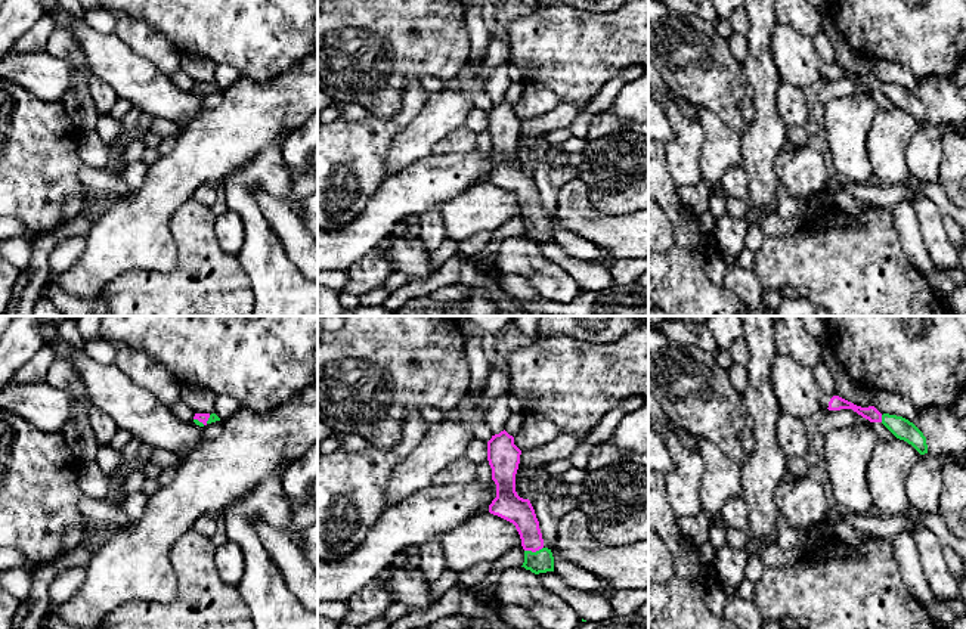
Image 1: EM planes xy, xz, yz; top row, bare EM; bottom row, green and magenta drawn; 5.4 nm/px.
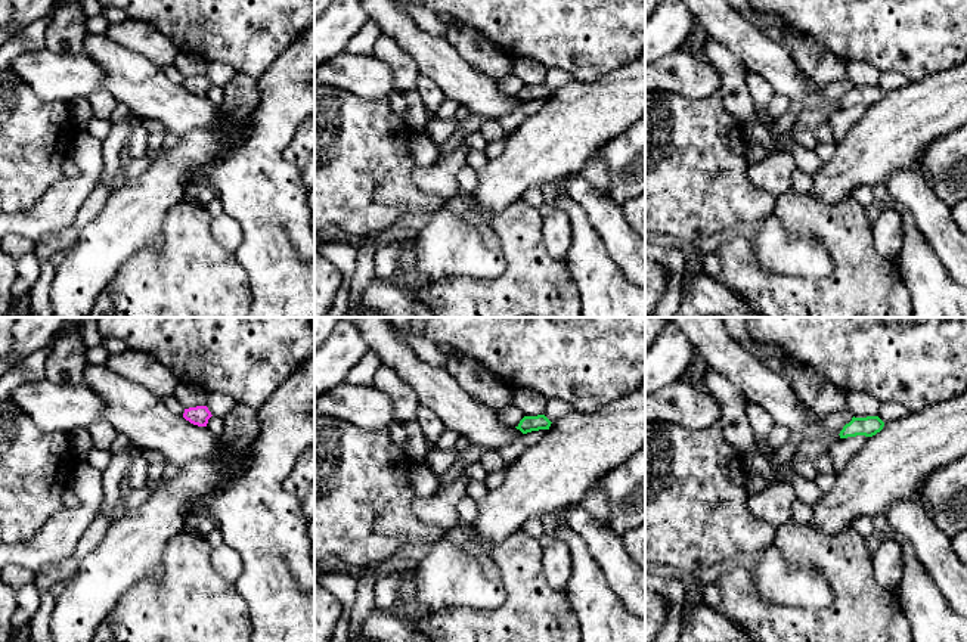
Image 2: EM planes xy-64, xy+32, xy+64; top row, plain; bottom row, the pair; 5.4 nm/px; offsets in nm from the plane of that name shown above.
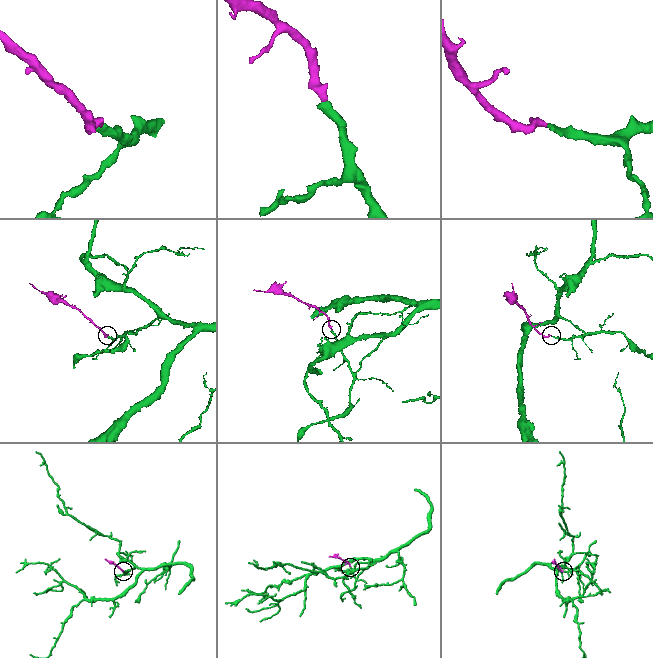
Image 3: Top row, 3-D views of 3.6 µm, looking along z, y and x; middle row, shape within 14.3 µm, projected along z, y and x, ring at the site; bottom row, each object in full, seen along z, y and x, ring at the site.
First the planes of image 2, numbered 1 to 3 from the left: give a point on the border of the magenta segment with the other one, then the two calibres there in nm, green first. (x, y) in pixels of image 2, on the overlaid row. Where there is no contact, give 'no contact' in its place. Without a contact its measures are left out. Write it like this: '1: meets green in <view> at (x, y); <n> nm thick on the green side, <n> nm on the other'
1: no contact
2: no contact
3: no contact

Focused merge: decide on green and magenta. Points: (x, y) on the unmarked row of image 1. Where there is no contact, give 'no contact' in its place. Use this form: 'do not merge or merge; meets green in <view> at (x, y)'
merge; meets green in xz at (533, 222)

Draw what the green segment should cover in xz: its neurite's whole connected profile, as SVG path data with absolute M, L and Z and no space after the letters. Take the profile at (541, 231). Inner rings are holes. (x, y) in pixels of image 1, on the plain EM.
M505 99L487 111L487 130L496 154L496 167L489 174L489 182L515 195L524 219L521 236L535 244L554 241L554 226L551 219L544 216L535 179L529 168L520 167L515 161L520 124L514 106Z

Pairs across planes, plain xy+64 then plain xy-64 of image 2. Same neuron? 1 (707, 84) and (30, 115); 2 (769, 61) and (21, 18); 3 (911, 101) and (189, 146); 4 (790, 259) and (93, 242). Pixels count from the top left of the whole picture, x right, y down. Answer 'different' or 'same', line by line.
1: different
2: different
3: same
4: same

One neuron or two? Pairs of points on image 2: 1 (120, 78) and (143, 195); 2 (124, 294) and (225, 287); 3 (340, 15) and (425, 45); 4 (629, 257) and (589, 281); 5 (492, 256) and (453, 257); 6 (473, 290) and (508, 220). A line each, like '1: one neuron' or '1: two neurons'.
1: two neurons
2: one neuron
3: two neurons
4: two neurons
5: one neuron
6: one neuron

